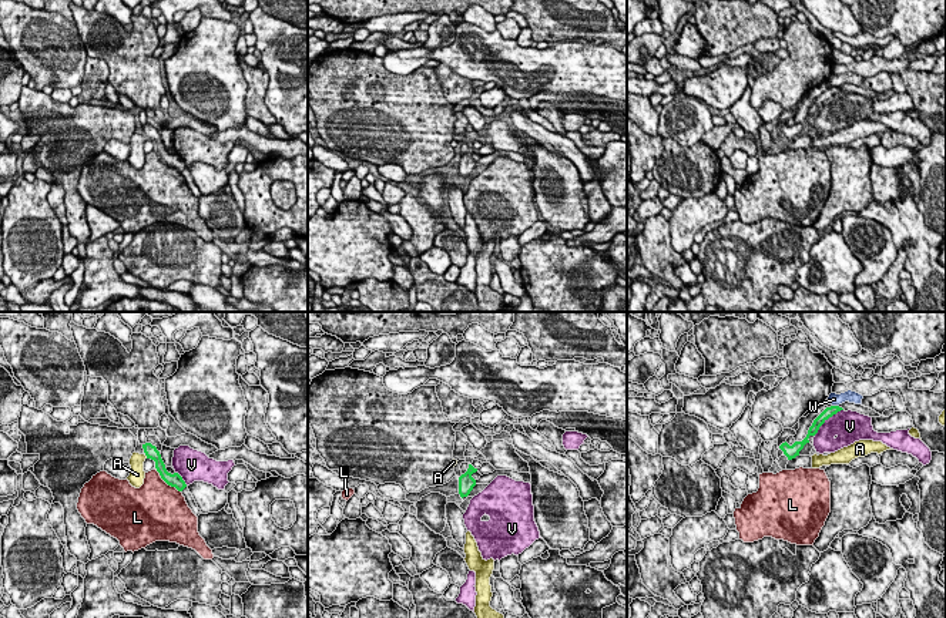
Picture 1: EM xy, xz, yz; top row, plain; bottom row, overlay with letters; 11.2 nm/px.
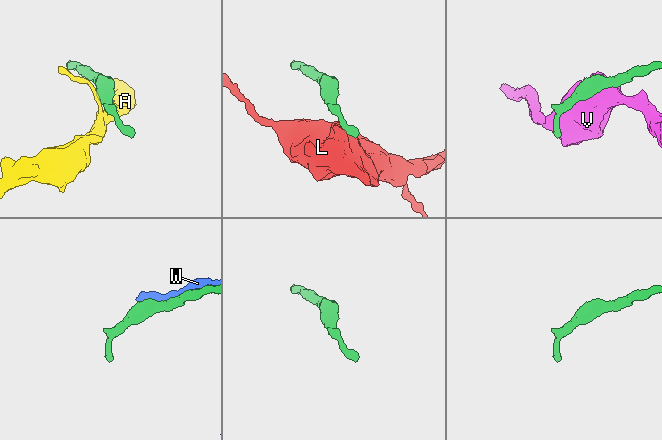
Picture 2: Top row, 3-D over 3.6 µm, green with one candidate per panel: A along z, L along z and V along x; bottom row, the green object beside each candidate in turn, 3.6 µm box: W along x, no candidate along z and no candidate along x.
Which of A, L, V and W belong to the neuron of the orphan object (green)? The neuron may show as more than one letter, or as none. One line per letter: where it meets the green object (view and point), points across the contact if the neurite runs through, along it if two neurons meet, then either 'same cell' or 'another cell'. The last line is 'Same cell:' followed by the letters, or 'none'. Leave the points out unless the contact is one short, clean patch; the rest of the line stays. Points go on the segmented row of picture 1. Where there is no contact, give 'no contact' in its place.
A: meets green in xy at (146, 454); another cell
L: meets green in xy at (167, 483); another cell
V: meets green in yz at (827, 419); another cell
W: meets green in yz at (835, 406); another cell
Same cell: none

